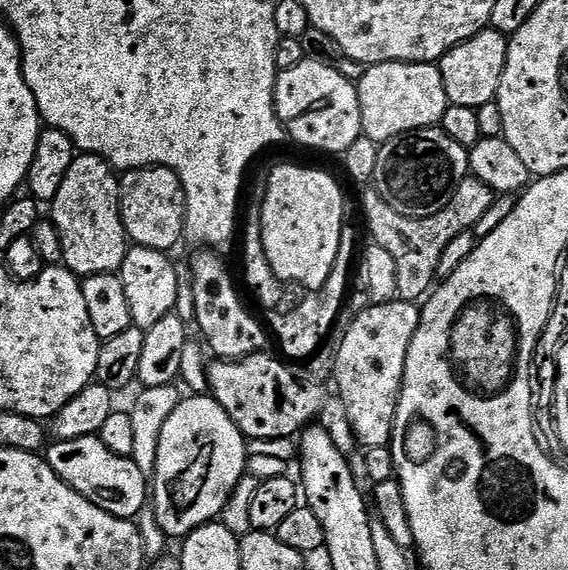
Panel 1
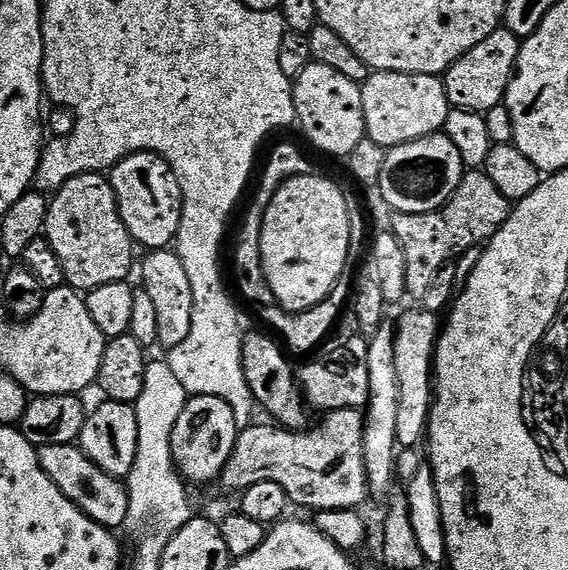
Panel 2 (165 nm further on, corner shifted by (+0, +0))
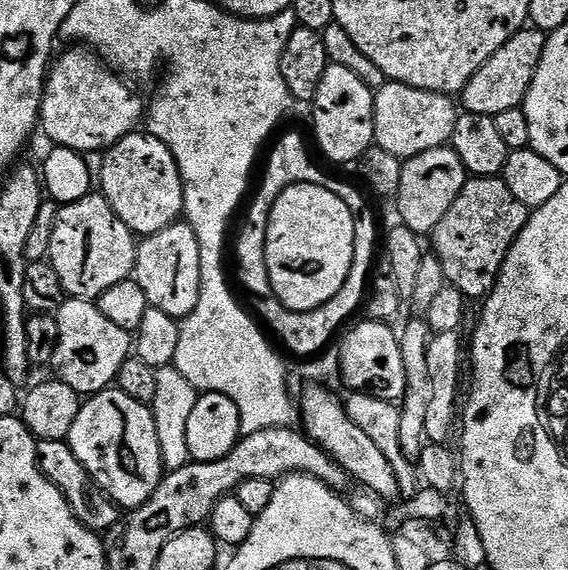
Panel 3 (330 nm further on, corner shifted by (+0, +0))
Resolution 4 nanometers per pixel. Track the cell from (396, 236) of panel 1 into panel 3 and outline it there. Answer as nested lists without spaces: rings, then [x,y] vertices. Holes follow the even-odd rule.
[[[472,176],[464,183],[454,206],[430,233],[440,268],[451,287],[469,301],[483,301],[500,277],[506,254],[526,226],[530,210],[506,186],[503,178]]]

